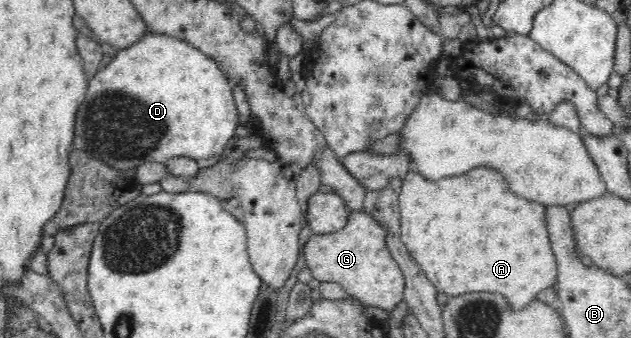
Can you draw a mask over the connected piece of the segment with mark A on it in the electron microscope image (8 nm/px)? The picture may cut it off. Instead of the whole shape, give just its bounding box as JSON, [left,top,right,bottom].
[397,167,556,310]

